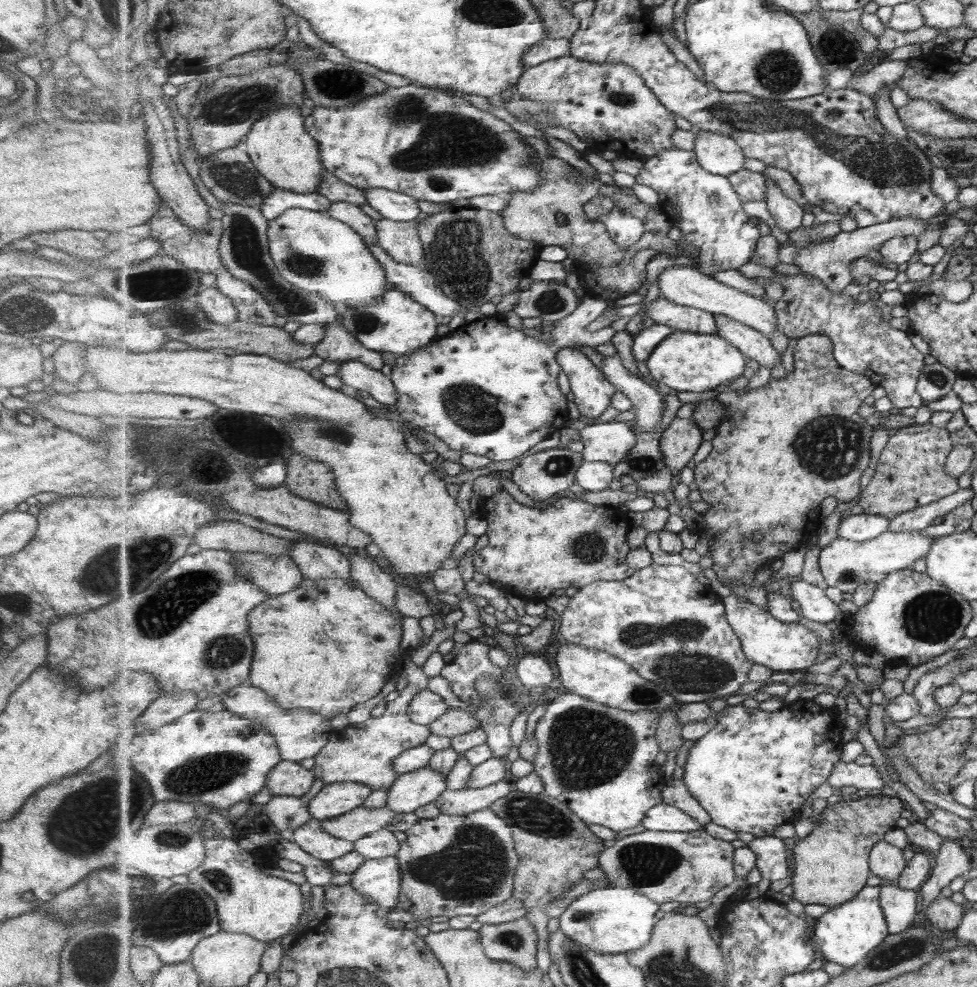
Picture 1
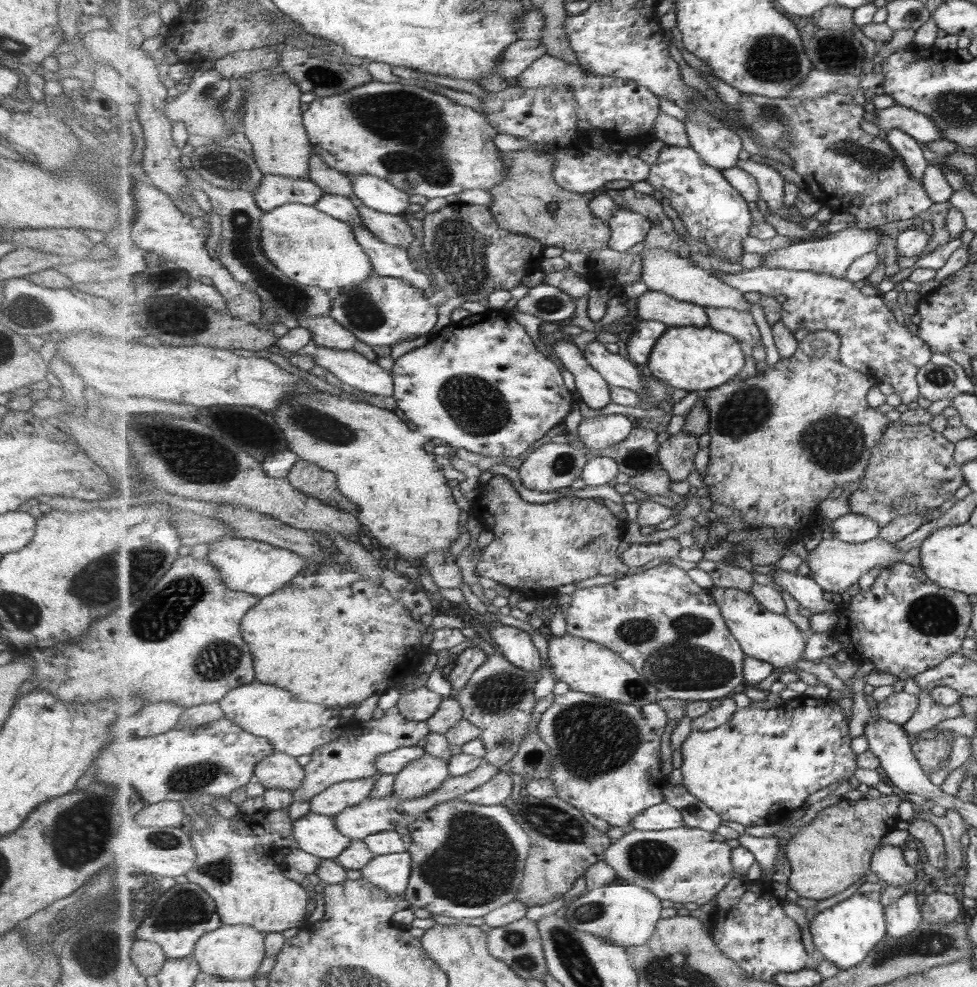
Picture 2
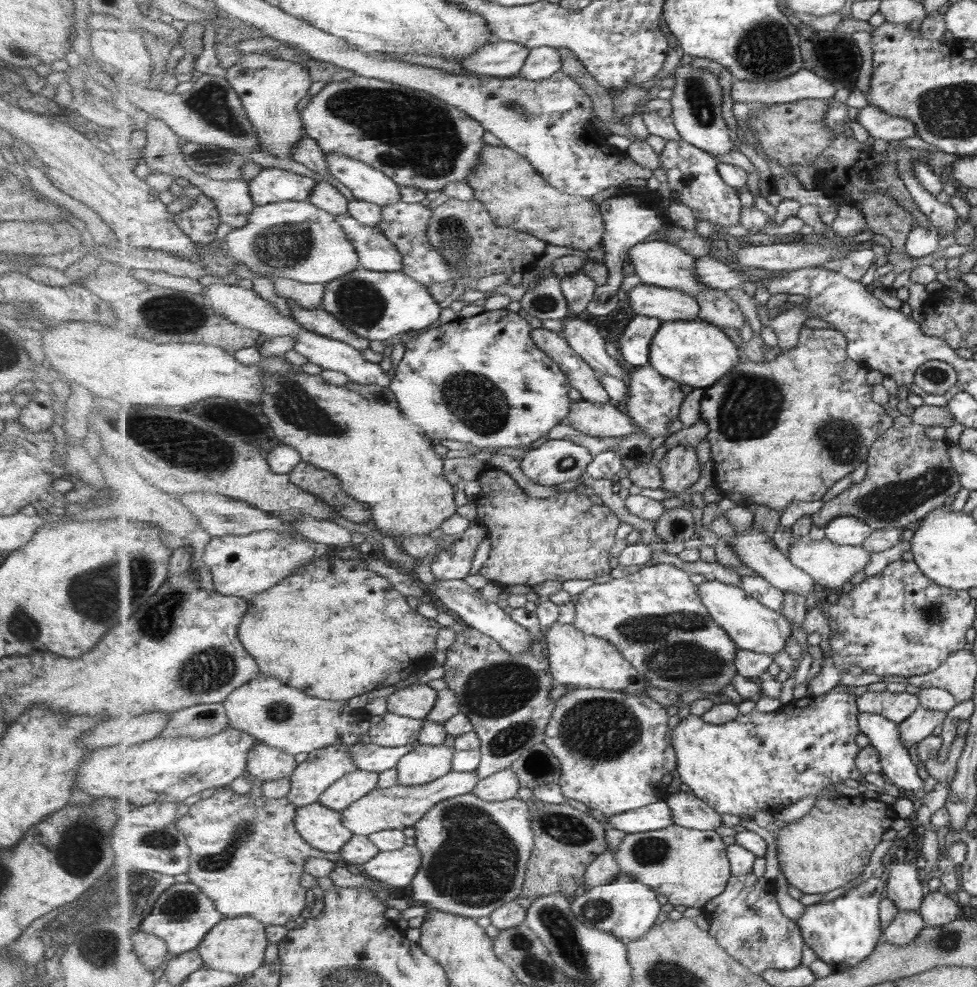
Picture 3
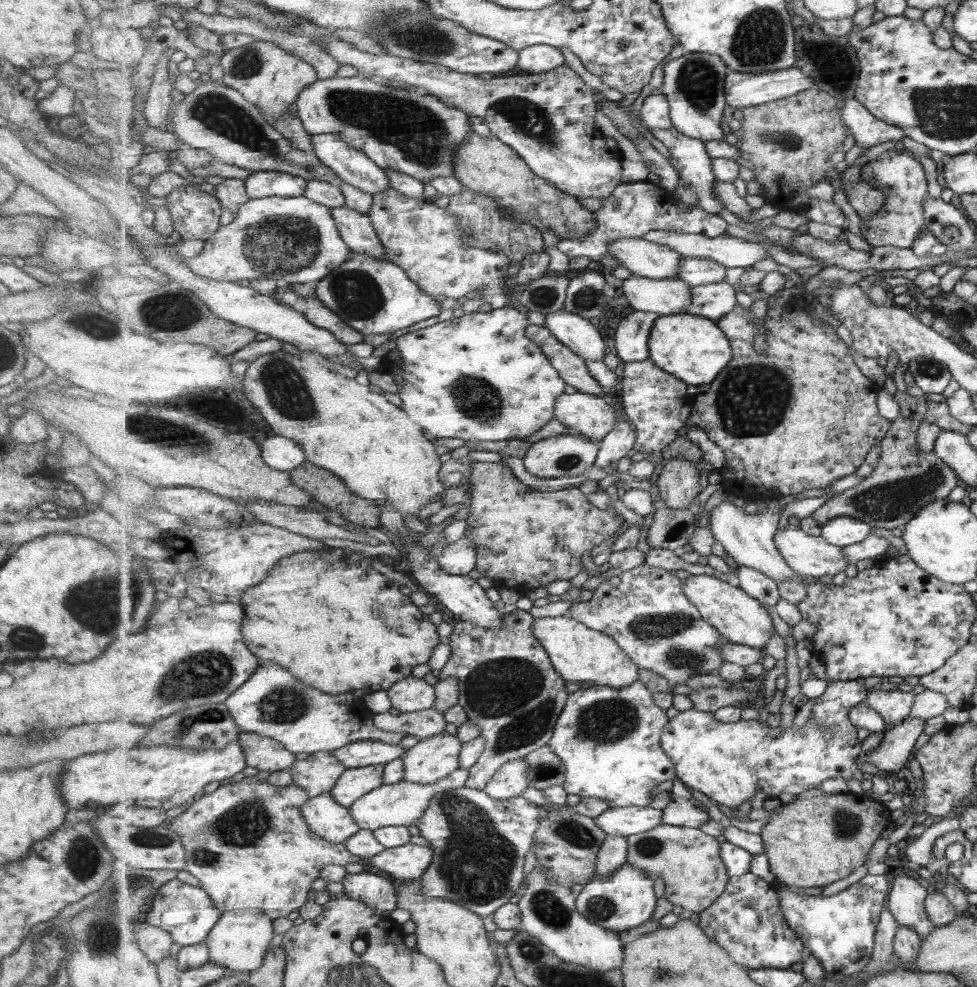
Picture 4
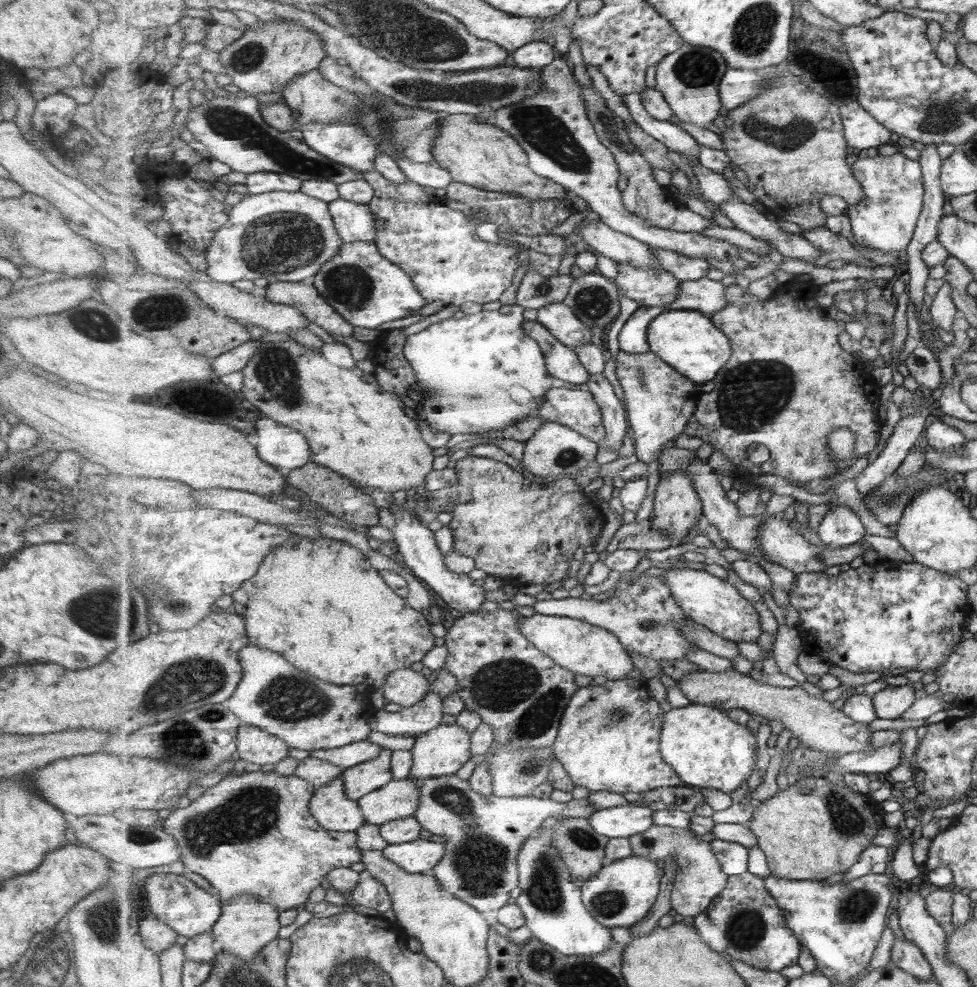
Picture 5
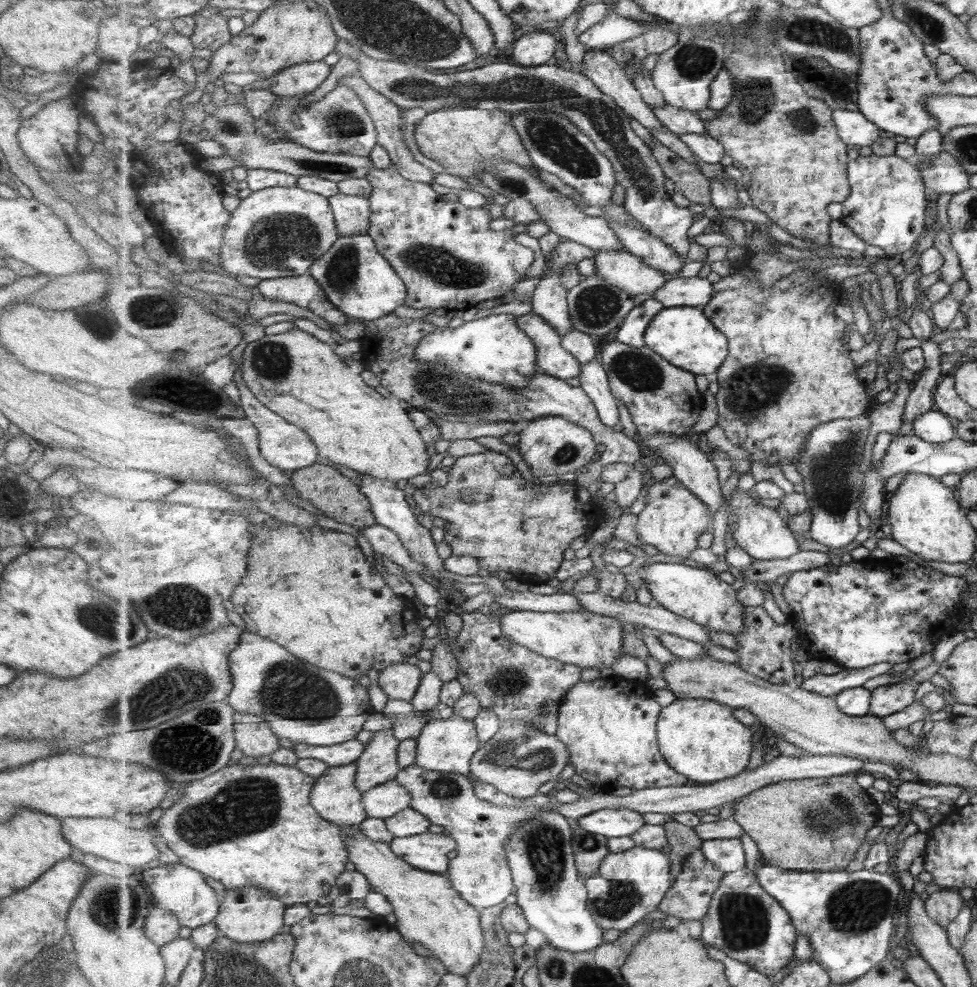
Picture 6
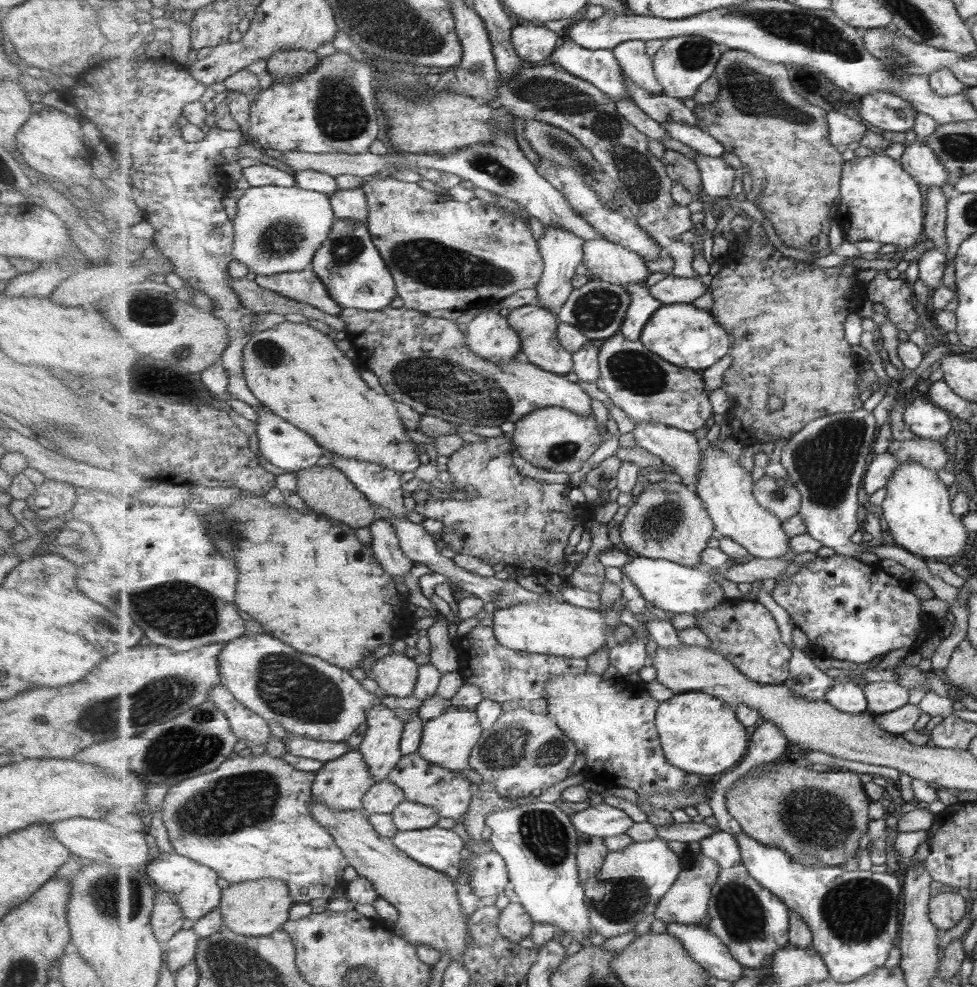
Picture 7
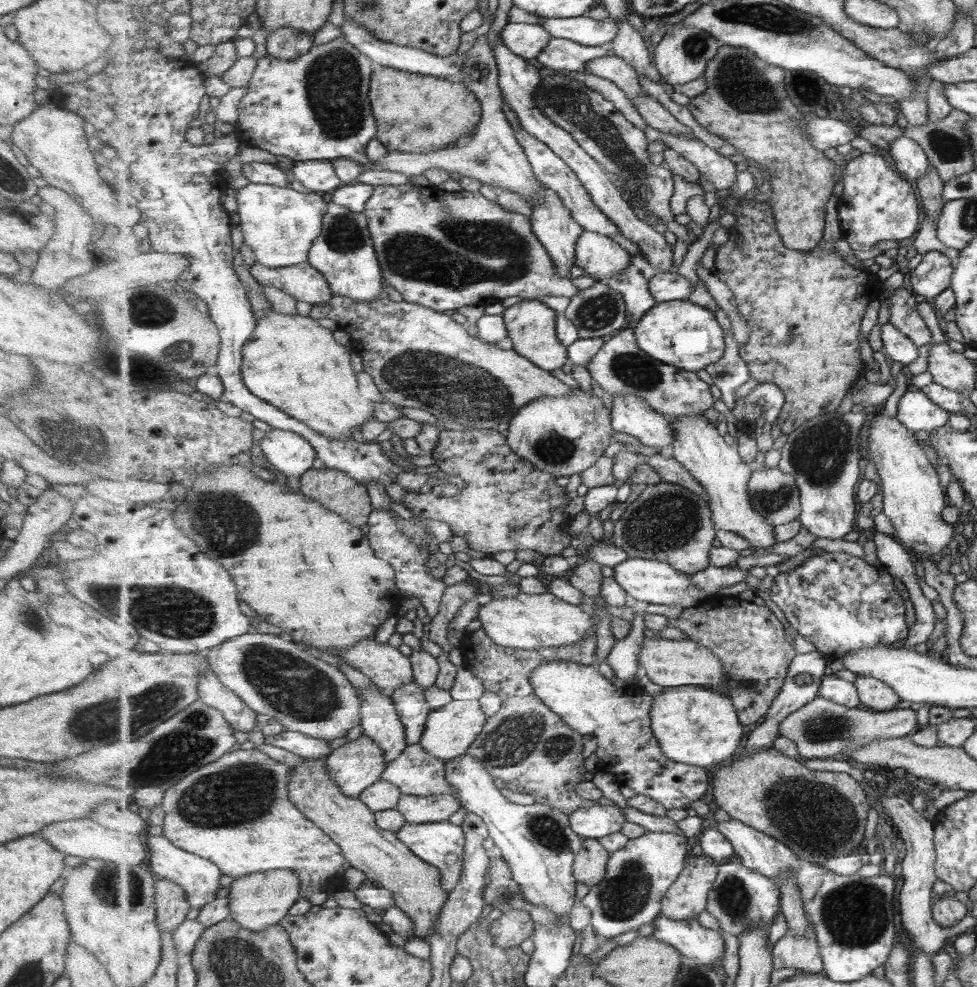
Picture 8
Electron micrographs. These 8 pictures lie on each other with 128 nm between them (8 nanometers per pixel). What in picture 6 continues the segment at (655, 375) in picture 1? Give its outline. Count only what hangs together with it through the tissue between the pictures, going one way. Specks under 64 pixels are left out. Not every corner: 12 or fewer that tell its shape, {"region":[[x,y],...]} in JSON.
{"region":[[664,307],[645,344],[693,374],[715,374],[729,338],[700,307]]}

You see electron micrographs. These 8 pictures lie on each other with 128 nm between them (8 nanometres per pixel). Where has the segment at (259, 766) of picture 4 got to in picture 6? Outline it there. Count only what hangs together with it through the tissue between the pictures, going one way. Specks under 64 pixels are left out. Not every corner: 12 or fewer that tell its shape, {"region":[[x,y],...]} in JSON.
{"region":[[235,716],[237,749],[253,759],[281,748],[261,716]]}

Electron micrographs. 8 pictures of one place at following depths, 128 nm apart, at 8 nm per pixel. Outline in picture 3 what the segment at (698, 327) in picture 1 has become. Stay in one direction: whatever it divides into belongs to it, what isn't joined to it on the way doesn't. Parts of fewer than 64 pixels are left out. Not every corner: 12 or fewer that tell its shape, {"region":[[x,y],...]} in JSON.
{"region":[[641,282],[627,293],[636,314],[663,322],[700,318],[689,292]]}

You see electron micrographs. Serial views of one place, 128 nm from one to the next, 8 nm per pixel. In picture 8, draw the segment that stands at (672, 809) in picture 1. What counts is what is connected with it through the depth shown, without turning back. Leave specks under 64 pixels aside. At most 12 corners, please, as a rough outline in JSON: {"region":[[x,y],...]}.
{"region":[[617,805],[580,808],[569,815],[578,836],[621,832],[628,816]]}

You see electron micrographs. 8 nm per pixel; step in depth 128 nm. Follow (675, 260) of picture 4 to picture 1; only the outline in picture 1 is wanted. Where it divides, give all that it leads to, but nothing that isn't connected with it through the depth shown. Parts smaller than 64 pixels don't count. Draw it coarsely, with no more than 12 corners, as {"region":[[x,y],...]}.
{"region":[[691,265],[657,276],[669,302],[729,316],[771,336],[772,303]]}

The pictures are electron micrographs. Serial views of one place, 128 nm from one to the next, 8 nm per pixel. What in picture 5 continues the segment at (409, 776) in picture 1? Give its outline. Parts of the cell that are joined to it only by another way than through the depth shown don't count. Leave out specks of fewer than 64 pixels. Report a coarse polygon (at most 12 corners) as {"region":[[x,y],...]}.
{"region":[[455,723],[418,735],[410,776],[456,775],[472,733]]}

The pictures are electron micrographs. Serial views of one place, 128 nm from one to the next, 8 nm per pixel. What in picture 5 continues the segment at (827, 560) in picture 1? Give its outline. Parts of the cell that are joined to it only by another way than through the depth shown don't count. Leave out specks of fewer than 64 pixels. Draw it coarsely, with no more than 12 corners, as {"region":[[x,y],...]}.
{"region":[[781,516],[759,535],[770,562],[797,575],[822,572],[824,549]]}

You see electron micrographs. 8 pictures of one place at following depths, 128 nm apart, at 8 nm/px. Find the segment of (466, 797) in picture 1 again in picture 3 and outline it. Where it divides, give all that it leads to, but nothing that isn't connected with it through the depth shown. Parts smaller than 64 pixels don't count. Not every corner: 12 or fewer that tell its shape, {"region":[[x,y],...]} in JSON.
{"region":[[512,768],[481,779],[474,793],[483,800],[517,797],[520,777]]}

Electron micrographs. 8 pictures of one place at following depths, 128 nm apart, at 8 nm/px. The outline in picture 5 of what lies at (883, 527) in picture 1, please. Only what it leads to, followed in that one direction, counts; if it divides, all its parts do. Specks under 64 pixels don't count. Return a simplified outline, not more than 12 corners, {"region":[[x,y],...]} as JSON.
{"region":[[829,503],[816,534],[825,544],[848,547],[867,530],[851,508]]}

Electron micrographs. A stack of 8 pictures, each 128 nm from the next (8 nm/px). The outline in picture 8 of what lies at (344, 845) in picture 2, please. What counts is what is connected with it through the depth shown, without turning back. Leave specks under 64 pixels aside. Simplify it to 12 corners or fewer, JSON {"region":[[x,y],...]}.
{"region":[[364,733],[325,760],[341,792],[357,798],[382,779],[385,750]]}

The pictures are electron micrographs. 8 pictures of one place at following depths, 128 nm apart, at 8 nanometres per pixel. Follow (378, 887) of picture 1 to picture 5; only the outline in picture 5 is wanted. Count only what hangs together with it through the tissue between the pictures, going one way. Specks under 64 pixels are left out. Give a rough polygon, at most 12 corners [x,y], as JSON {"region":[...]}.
{"region":[[415,840],[382,850],[413,874],[433,875],[445,844]]}

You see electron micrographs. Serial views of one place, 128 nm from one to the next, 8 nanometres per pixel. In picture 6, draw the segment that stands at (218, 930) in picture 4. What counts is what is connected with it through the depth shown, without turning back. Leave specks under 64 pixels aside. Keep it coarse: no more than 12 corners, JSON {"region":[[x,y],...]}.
{"region":[[226,889],[215,920],[223,937],[273,940],[288,905],[273,892]]}

